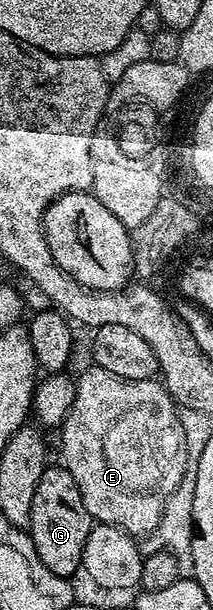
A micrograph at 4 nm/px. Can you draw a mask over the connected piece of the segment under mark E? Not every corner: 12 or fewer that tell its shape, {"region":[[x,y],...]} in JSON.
{"region":[[78,374],[58,430],[97,523],[152,533],[190,470],[163,381]]}

